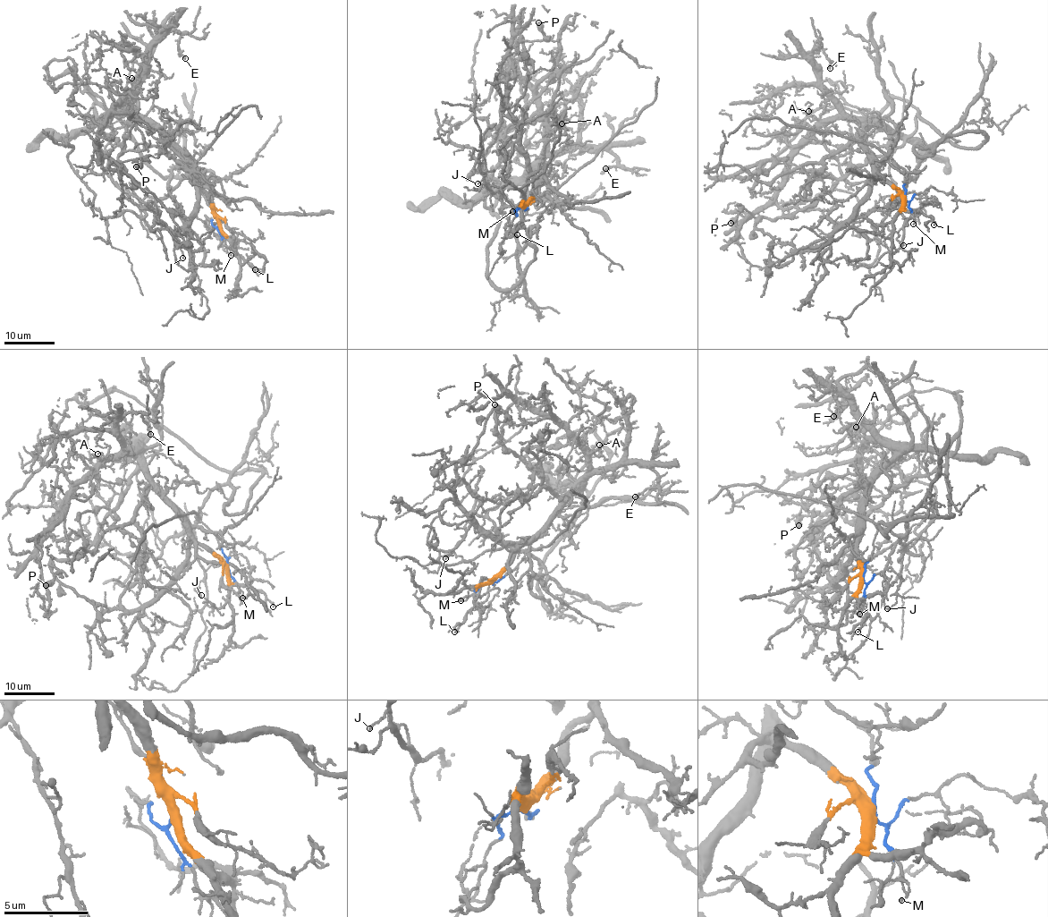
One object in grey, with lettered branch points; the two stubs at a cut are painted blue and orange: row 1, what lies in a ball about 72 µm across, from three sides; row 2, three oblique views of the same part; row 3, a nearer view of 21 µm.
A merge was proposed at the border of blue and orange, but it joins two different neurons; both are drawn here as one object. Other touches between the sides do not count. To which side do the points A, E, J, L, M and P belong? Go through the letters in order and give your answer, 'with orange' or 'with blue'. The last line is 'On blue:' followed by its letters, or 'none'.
A: with orange
E: with orange
J: with blue
L: with orange
M: with blue
P: with blue
On blue: J, M, P

